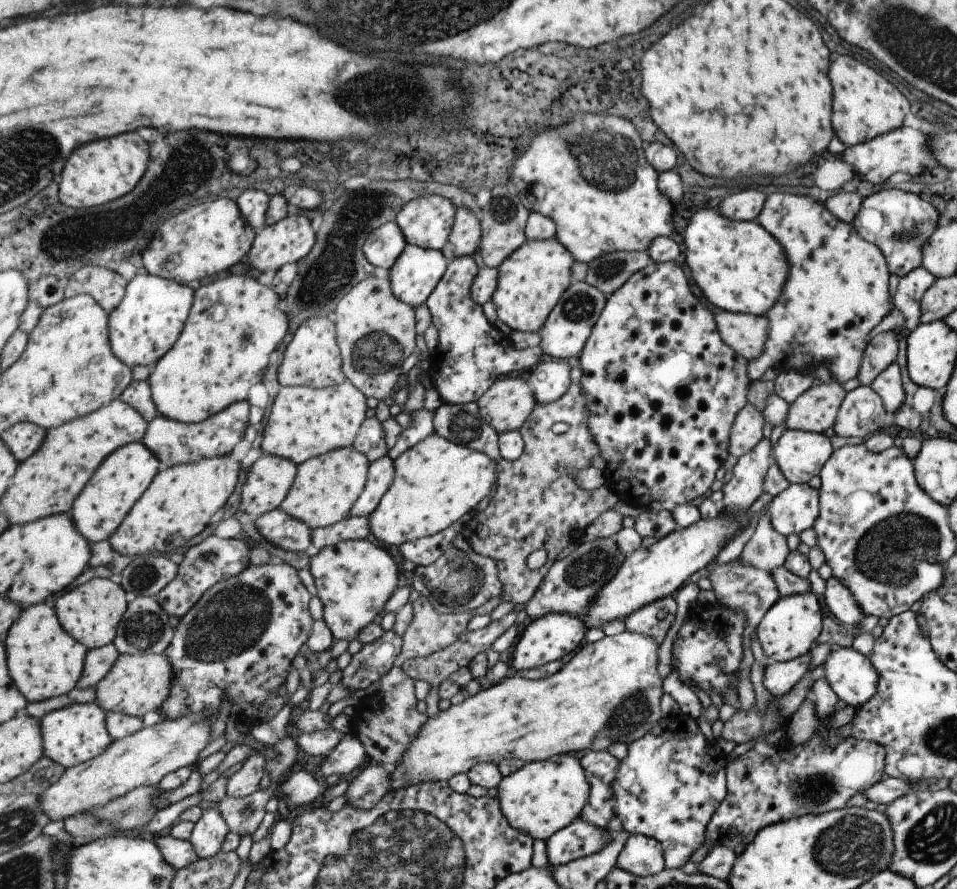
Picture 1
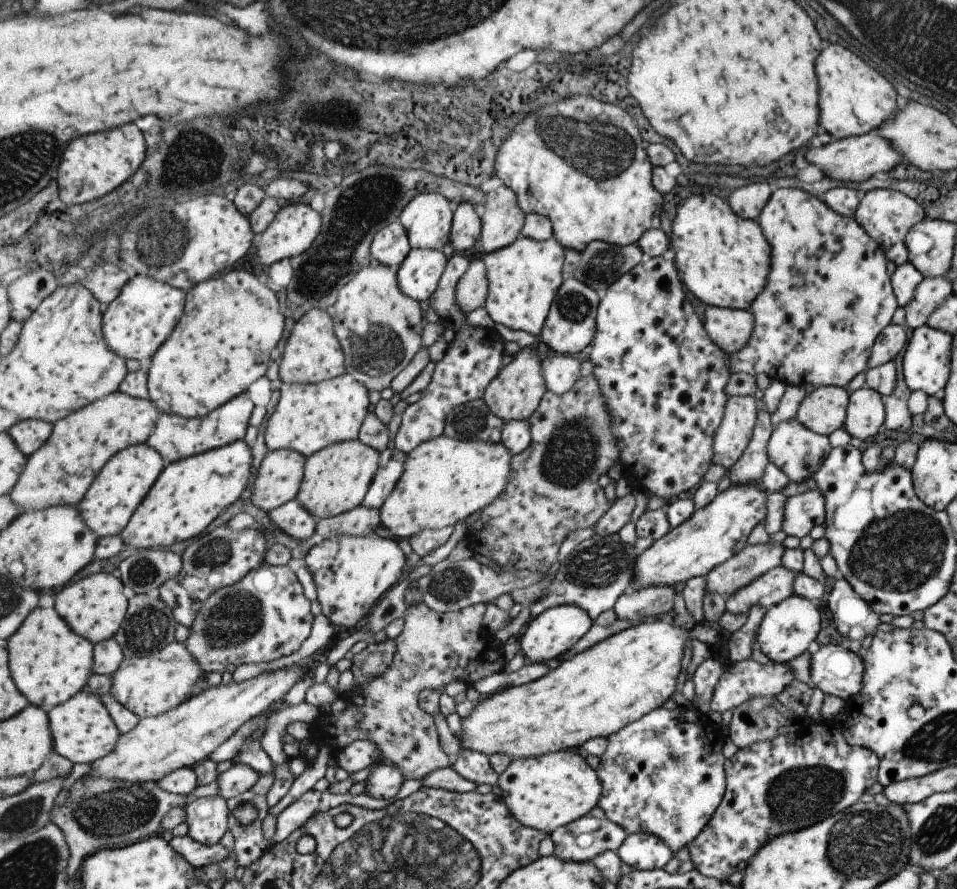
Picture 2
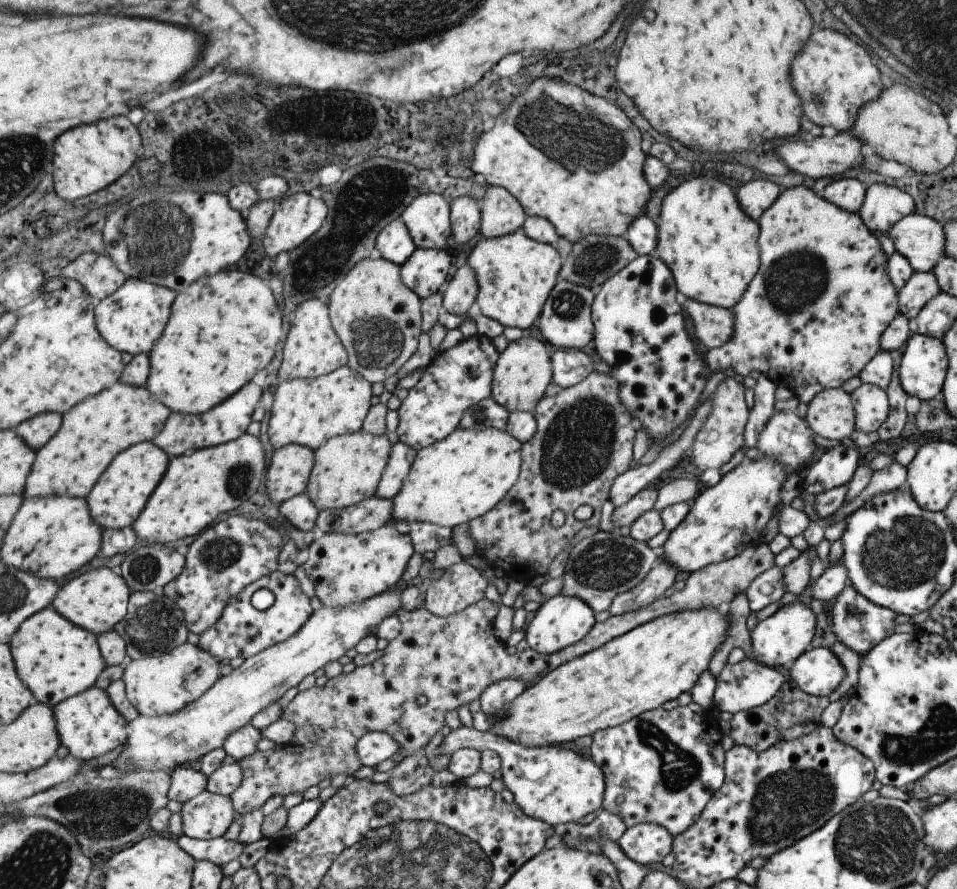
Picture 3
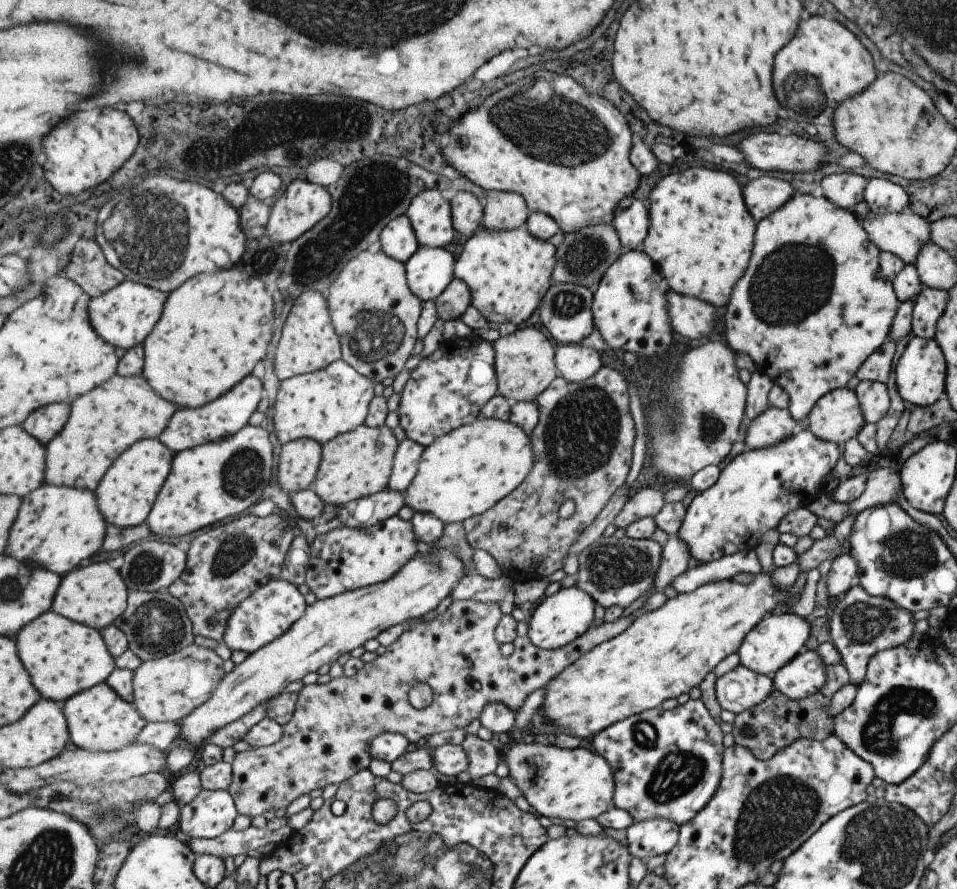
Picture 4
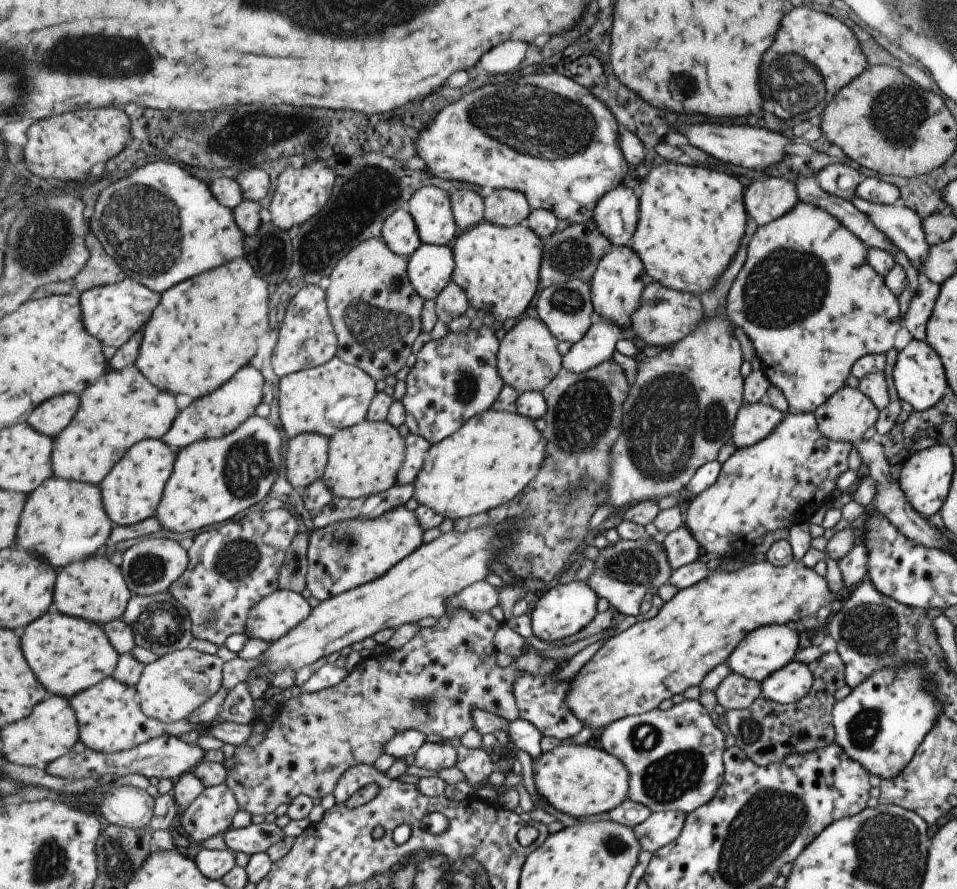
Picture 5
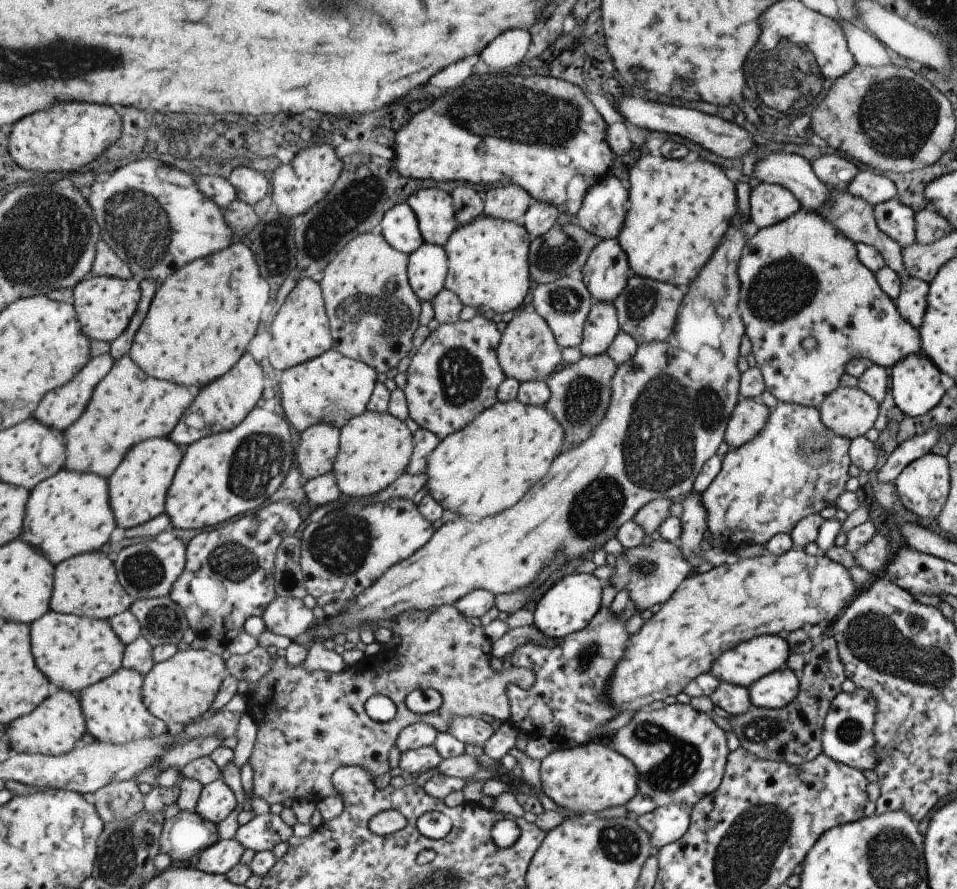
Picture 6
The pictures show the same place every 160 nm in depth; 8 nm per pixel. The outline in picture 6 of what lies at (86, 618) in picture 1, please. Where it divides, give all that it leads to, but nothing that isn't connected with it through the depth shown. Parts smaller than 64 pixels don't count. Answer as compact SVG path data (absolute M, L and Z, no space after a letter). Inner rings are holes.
M105 550L90 552L83 556L77 555L59 566L56 565L56 568L53 611L109 621L114 616L129 610L136 602L124 584L121 584L114 557Z

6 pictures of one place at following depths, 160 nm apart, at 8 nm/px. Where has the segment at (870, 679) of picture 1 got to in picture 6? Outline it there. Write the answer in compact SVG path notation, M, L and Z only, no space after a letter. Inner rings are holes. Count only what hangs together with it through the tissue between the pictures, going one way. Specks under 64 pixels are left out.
M783 666L774 670L748 688L750 704L764 709L780 709L789 704L798 693L799 681L791 669Z

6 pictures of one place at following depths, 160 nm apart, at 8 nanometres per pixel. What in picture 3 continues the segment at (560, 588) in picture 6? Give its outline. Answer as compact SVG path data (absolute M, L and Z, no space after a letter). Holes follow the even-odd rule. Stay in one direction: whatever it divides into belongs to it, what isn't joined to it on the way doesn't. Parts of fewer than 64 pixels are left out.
M555 595L542 603L528 624L525 632L528 646L544 655L552 655L573 646L583 640L592 631L592 628L597 626L595 613L592 606L579 597Z

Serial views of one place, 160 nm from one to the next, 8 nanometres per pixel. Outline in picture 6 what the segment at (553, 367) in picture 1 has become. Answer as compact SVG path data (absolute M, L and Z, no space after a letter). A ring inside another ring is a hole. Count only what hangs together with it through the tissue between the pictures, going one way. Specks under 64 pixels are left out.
M594 302L579 349L583 356L596 357L608 352L621 332L615 305Z

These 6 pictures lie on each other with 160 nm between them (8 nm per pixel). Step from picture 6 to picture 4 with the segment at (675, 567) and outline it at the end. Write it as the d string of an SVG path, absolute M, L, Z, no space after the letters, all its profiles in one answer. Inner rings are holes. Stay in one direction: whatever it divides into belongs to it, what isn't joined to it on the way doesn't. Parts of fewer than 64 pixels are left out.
M602 536L580 554L580 571L575 586L588 592L596 603L609 610L615 605L627 608L651 590L654 584L662 547L655 540Z

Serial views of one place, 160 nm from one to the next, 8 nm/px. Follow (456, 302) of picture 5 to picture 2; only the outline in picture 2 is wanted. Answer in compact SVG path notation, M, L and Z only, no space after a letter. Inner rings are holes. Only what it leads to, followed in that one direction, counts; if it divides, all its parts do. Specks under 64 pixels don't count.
M475 259L457 287L456 299L466 312L473 312L479 306L486 306L490 291L488 270L485 261Z

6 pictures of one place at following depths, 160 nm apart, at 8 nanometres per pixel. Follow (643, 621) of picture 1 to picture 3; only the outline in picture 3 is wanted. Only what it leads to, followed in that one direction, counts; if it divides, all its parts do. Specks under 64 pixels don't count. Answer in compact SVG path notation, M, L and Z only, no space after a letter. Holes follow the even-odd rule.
M659 554L653 570L640 585L613 599L609 610L611 616L635 612L657 602L657 599L663 597L663 592L675 582L676 572L676 568L663 561Z

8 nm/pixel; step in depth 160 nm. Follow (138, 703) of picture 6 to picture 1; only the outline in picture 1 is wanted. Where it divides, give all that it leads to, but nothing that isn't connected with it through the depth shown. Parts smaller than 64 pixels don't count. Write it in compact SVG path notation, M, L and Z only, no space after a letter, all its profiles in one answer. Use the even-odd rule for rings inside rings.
M75 703L46 714L40 721L44 735L44 754L65 769L87 763L103 754L114 741L108 731L108 715L97 704Z

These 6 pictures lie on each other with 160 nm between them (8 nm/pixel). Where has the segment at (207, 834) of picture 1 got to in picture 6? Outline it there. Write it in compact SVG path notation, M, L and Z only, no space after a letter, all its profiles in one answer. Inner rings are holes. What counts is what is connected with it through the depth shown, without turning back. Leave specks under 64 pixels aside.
M217 779L204 786L194 812L199 813L199 816L206 821L217 825L221 820L225 820L235 808L237 808L235 792L222 779Z

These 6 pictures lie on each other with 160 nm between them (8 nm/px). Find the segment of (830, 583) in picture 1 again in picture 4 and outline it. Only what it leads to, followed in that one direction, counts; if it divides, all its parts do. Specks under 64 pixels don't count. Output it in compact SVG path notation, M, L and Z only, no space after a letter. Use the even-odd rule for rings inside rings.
M857 583L849 587L829 613L829 641L838 650L841 664L848 672L849 683L854 686L864 679L867 661L874 653L906 644L911 637L916 636L913 634L915 621L912 613L899 608L892 600L869 596Z

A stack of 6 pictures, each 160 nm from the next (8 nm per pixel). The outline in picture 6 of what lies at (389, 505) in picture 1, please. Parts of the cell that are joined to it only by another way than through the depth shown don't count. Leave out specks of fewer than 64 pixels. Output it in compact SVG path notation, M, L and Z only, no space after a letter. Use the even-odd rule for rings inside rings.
M497 401L495 406L488 408L487 411L482 412L472 423L469 423L467 427L462 428L460 431L449 435L444 438L439 446L431 453L428 460L426 475L428 476L428 481L426 487L428 487L429 494L433 495L433 498L440 502L445 509L452 510L456 512L459 517L468 518L479 518L484 519L485 517L491 516L493 514L499 514L507 508L511 508L513 504L517 504L537 482L543 479L543 476L547 475L552 467L552 464L556 462L559 458L561 452L561 447L564 445L564 428L561 423L556 419L556 416L545 406L538 407L533 405L523 404L521 401L511 401L503 402Z

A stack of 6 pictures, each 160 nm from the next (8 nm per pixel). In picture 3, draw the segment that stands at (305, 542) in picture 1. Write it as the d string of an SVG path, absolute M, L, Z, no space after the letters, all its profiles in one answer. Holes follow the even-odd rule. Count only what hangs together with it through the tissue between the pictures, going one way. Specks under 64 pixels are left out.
M307 492L281 503L280 511L294 527L305 532L315 528L316 520L321 512Z

